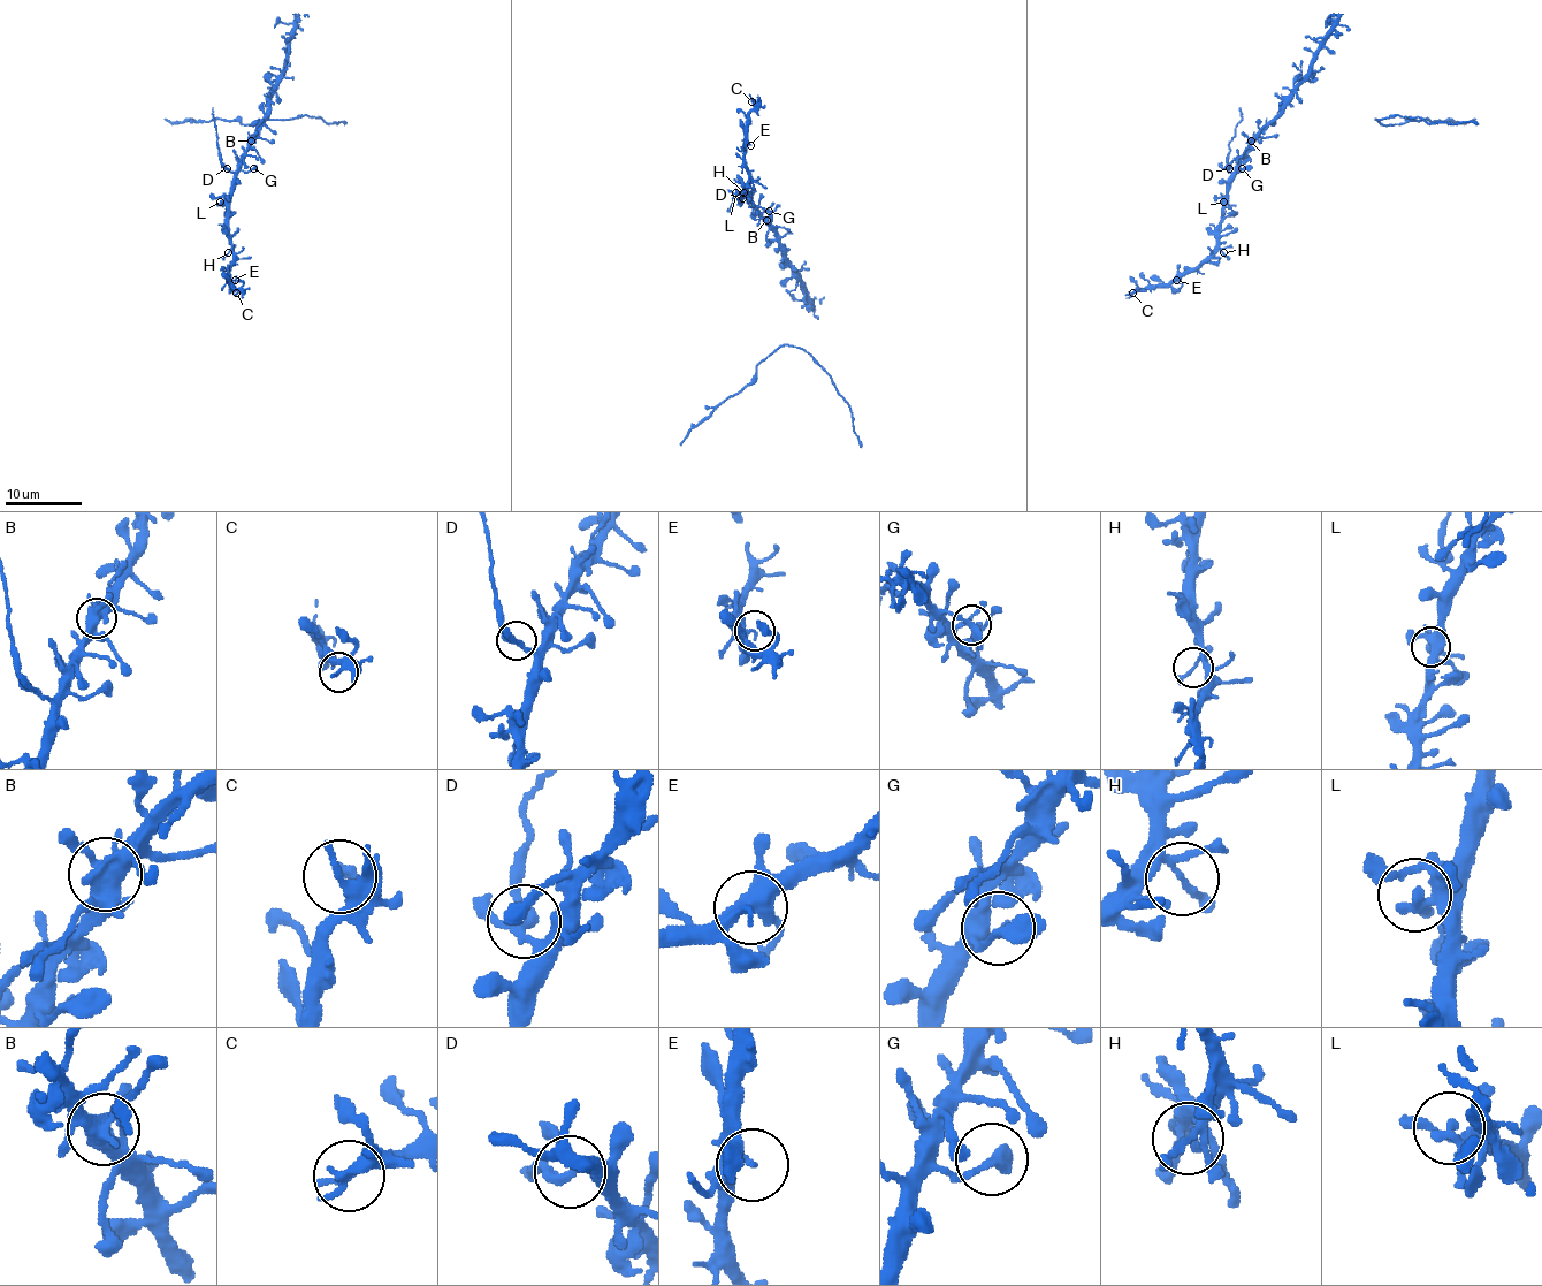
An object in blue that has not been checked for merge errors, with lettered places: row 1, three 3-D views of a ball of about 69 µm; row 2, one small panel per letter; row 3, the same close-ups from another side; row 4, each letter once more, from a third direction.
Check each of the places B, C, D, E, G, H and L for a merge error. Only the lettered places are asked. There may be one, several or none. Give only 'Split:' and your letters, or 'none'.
Split: D

